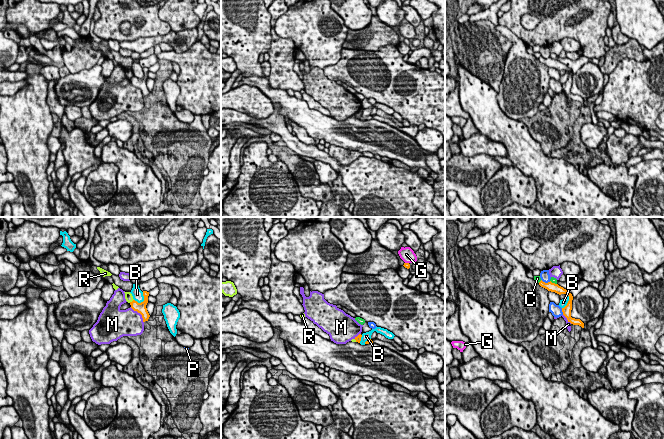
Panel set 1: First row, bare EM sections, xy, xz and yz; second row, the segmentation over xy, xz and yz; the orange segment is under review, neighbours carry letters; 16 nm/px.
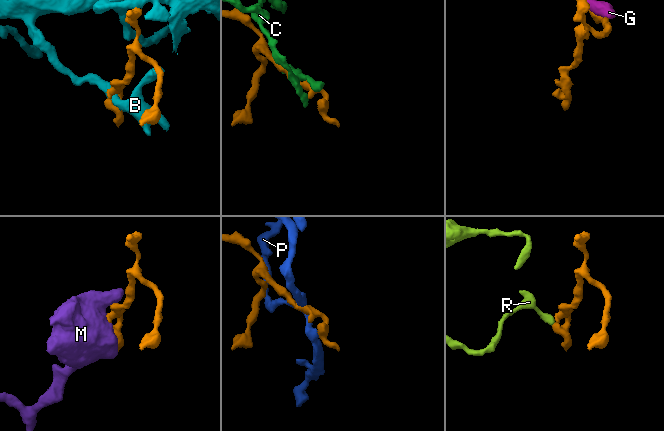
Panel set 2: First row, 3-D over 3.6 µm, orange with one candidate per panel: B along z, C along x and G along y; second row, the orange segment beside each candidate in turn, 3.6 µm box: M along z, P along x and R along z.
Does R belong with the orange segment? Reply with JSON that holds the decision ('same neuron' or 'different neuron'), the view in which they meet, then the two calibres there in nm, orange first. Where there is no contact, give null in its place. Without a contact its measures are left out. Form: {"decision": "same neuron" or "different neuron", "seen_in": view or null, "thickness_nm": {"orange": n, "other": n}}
{"decision": "different neuron", "seen_in": "xy", "thickness_nm": {"orange": 160, "other": 130}}

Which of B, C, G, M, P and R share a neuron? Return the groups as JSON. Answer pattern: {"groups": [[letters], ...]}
{"groups": [["B"], ["C"], ["G"], ["M"], ["P"], ["R"]]}

